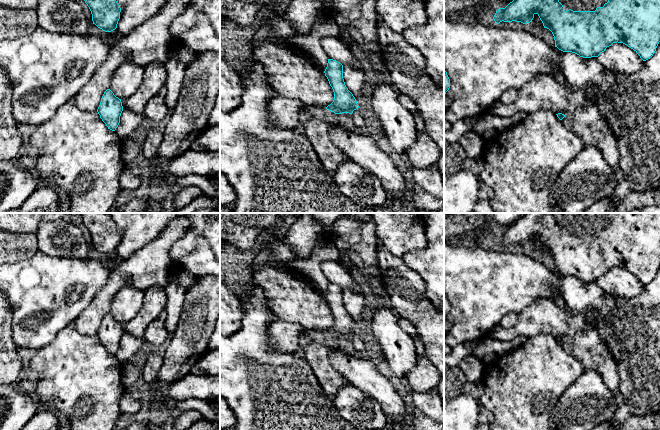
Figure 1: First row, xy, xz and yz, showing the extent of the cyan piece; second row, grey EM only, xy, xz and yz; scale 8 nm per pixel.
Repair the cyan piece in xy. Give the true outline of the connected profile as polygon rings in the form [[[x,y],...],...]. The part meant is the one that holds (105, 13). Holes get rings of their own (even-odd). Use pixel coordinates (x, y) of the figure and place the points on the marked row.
[[[84,0],[92,14],[92,21],[98,28],[111,32],[117,28],[121,8],[116,0]]]

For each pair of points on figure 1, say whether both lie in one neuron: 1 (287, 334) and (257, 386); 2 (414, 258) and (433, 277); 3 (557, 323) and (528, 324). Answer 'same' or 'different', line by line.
1: different
2: same
3: same

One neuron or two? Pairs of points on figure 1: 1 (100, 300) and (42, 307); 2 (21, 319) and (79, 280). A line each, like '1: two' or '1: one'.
1: two
2: one

